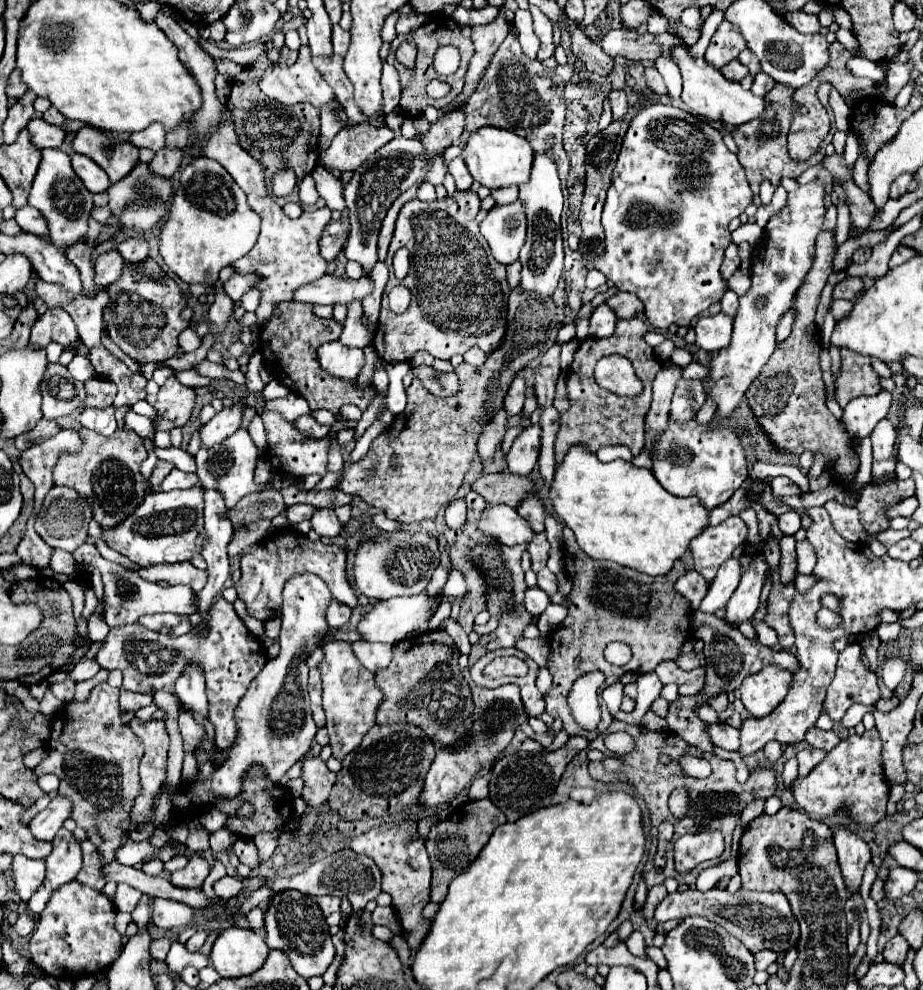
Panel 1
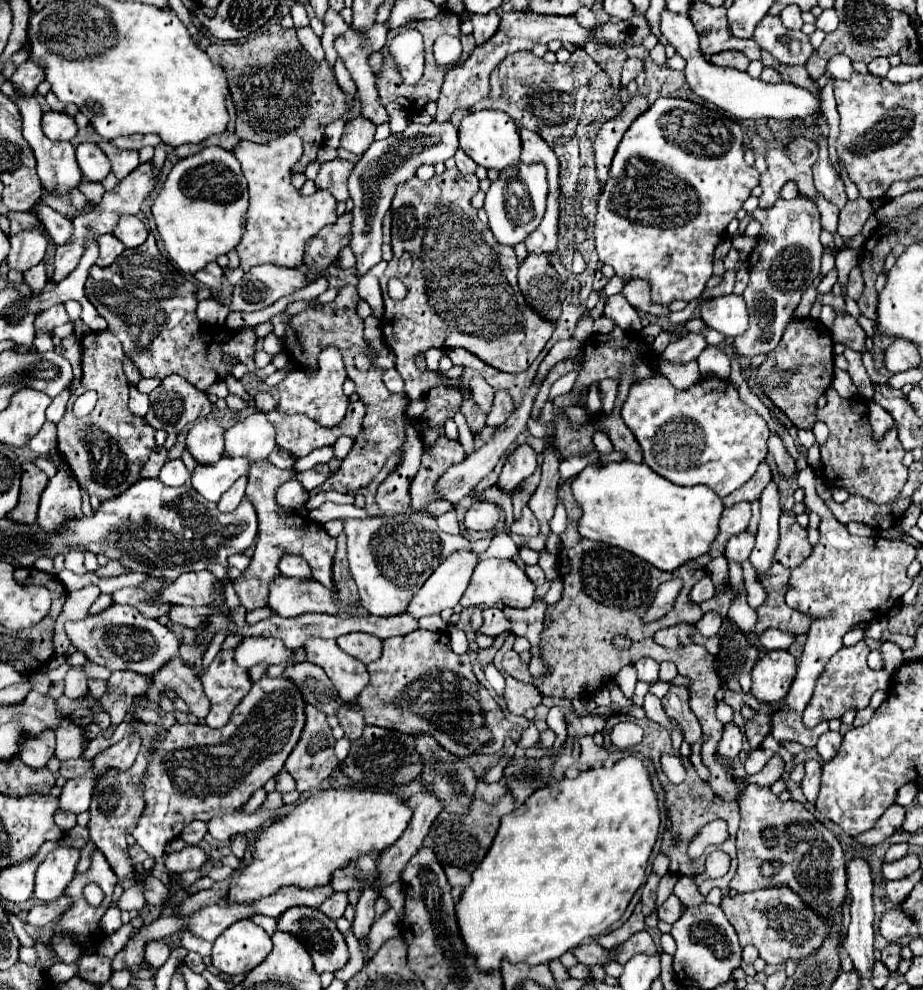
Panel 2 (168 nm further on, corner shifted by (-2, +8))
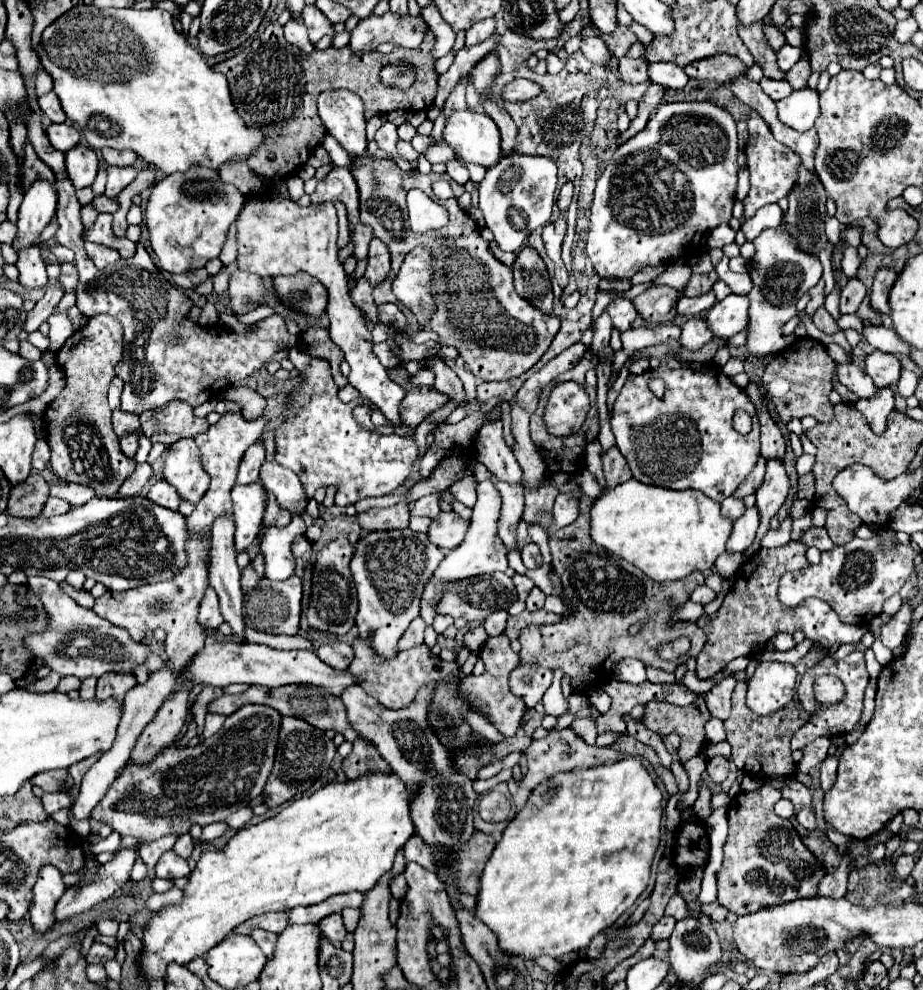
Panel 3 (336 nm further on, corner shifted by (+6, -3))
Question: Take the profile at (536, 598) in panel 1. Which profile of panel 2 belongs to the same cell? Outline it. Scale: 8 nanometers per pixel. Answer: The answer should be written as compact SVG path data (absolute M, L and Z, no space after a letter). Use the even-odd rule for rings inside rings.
M488 558L482 560L470 580L470 586L466 588L460 604L466 606L496 606L496 604L504 604L510 608L528 608L534 602L534 584L530 582L530 578L526 578L524 570L514 562L514 560L498 560L498 558Z

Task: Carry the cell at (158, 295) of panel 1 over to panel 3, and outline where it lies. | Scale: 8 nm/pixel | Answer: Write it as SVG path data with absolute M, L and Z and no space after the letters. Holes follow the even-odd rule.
M34 113L34 121L30 121L28 125L28 141L32 143L36 155L54 171L56 175L56 191L58 191L58 207L56 207L56 219L60 223L60 229L56 231L56 239L58 243L70 247L76 253L76 261L74 265L78 267L78 287L76 287L76 305L78 309L86 315L86 317L94 317L94 315L112 315L116 321L120 321L122 329L124 329L124 345L126 351L130 353L130 357L122 357L122 361L116 365L116 377L120 377L124 381L124 391L122 391L122 409L140 415L146 409L154 409L164 405L166 401L172 399L182 399L186 403L190 403L192 407L202 405L204 401L214 399L218 393L222 393L224 389L228 389L230 385L240 383L242 379L250 377L254 371L258 371L262 365L266 365L272 355L276 351L280 351L280 345L284 347L296 347L298 345L298 337L290 335L286 331L286 325L282 321L280 315L272 315L268 319L258 321L258 329L254 333L250 333L248 337L244 335L236 335L232 331L226 331L224 328L216 325L213 327L200 327L196 323L192 323L188 319L188 311L192 309L192 299L186 297L180 289L176 289L172 283L168 283L164 279L164 275L160 273L160 269L152 263L148 251L138 245L138 253L130 259L120 259L118 263L112 265L112 279L100 279L102 271L98 271L94 267L94 263L90 261L90 257L84 251L82 245L82 221L80 221L80 209L82 205L76 199L76 189L72 185L72 181L68 179L66 173L66 165L64 165L64 153L62 151L54 151L54 147L50 147L50 143L46 141L46 133L40 125L40 117Z

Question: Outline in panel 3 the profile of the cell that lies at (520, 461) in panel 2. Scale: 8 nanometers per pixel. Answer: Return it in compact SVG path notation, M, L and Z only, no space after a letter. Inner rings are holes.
M496 479L494 487L502 497L500 519L498 519L498 535L506 547L516 547L516 527L524 509L524 487L522 483L506 483Z

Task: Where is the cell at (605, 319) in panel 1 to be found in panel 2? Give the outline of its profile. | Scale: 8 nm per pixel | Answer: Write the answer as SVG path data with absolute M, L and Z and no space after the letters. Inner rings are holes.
M614 294L612 298L608 298L606 308L604 308L604 316L612 318L622 330L630 330L630 332L642 330L638 310L622 294Z

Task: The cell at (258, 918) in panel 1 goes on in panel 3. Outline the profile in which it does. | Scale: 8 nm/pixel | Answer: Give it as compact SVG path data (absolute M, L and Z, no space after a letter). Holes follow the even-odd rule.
M254 929L250 933L250 937L258 943L258 947L264 951L264 955L270 959L272 953L274 953L274 943L276 943L276 933L268 933L268 931L262 931L262 929Z

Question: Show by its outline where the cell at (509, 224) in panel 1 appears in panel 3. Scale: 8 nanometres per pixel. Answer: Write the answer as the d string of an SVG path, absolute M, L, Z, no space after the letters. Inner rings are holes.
M514 153L514 157L502 157L498 165L488 169L478 191L478 207L486 227L494 233L494 241L502 251L518 251L534 229L550 221L556 191L556 165L548 157Z

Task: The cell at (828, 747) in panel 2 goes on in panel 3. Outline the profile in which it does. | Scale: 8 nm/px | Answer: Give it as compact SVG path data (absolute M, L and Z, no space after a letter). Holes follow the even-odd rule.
M828 755L822 765L820 765L820 783L822 783L822 789L830 789L830 785L834 783L834 777L836 777L836 767L838 767L838 759L834 755Z

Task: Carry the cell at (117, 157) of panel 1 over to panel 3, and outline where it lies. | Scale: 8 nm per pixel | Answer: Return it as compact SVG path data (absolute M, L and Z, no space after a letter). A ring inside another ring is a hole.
M106 165L106 175L108 175L106 197L114 199L128 183L134 181L136 169L134 167L110 167L110 165Z

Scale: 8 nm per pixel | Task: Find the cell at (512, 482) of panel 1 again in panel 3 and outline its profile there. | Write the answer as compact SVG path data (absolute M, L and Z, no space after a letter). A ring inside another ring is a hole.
M562 473L560 477L560 481L554 481L556 487L564 493L578 493L580 501L578 519L564 527L564 531L560 531L560 537L550 539L552 567L562 579L562 591L572 603L572 611L568 611L562 621L554 625L528 625L522 629L518 637L522 643L520 665L540 665L548 667L550 671L562 669L564 675L572 679L572 691L576 693L600 689L612 677L616 663L624 657L640 657L646 667L674 673L678 665L682 665L690 657L696 657L702 651L706 635L692 621L678 621L668 627L668 617L672 617L672 613L688 601L690 593L704 583L704 575L700 571L694 571L680 581L656 583L632 563L594 545L588 533L590 497L578 491L580 487L570 473ZM636 621L646 621L646 627L638 635L630 635L628 627ZM678 635L690 637L692 647L688 655L674 663L658 659L656 647L664 641L674 641Z

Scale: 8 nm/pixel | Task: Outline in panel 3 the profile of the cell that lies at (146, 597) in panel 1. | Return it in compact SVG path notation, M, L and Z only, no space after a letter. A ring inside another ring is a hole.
M206 589L204 597L200 601L200 609L198 609L198 623L200 625L210 625L210 627L220 627L222 625L222 613L218 609L218 597L214 593L214 589Z

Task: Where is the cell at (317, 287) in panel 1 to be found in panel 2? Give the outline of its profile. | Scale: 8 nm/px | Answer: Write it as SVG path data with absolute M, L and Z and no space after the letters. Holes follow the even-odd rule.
M274 264L254 266L234 286L228 308L232 312L256 312L274 304L278 298L304 288L306 284L308 282L302 270Z

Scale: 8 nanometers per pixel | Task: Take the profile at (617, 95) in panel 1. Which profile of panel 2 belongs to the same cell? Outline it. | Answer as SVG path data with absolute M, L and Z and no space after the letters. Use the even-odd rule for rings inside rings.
M628 58L624 64L624 70L622 70L622 88L626 88L626 84L630 80L634 80L642 70L644 70L644 64L640 58Z

